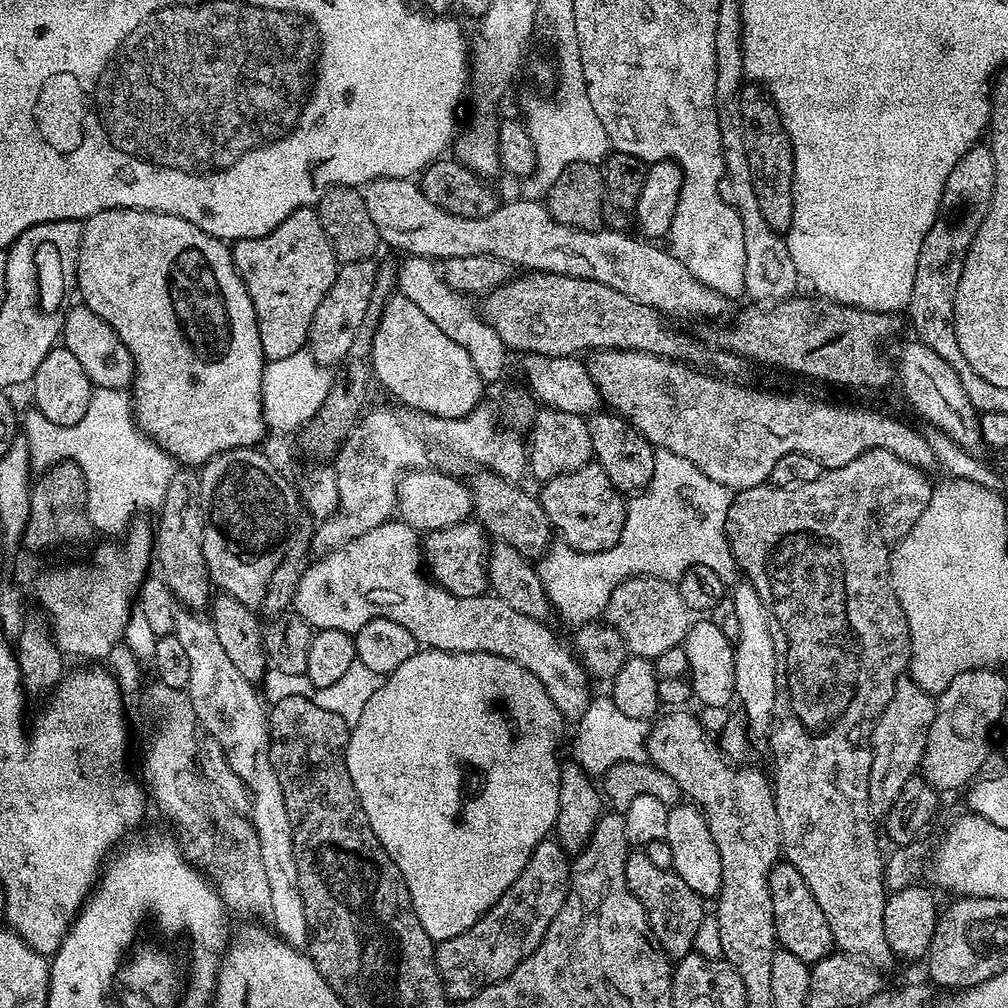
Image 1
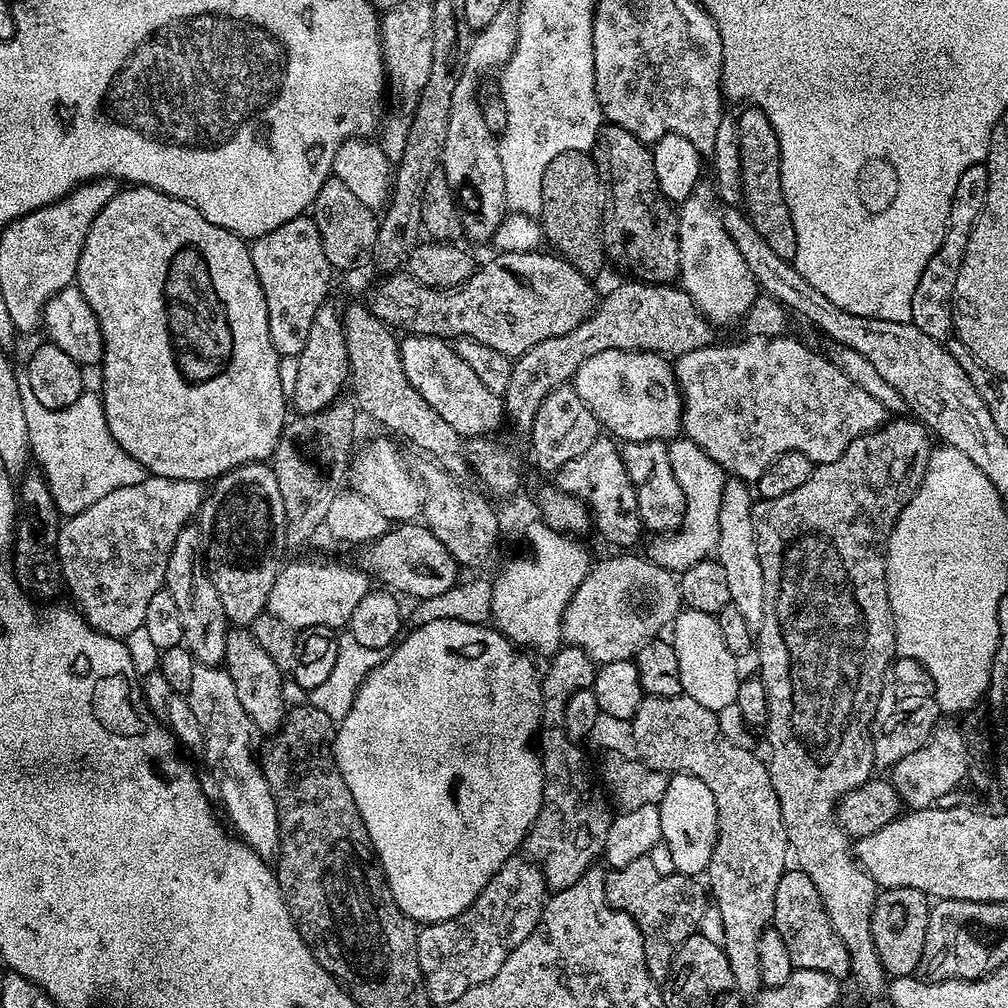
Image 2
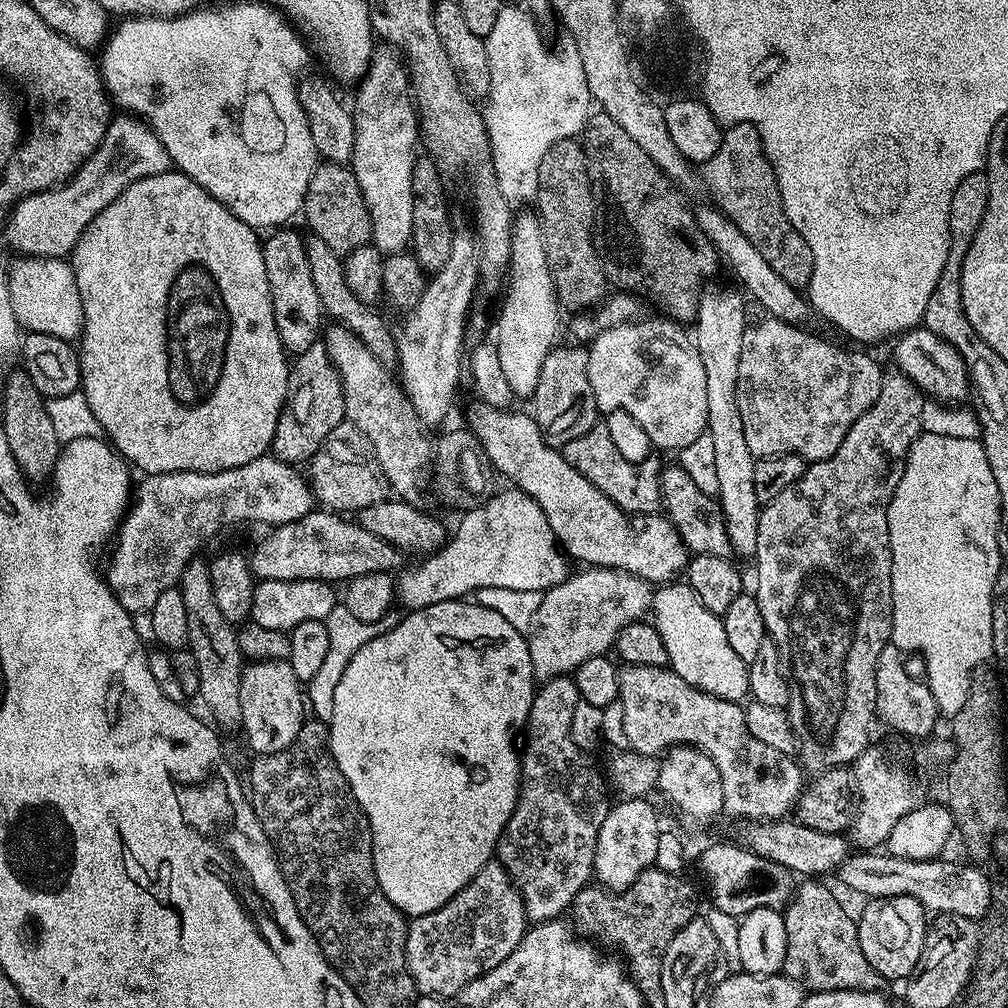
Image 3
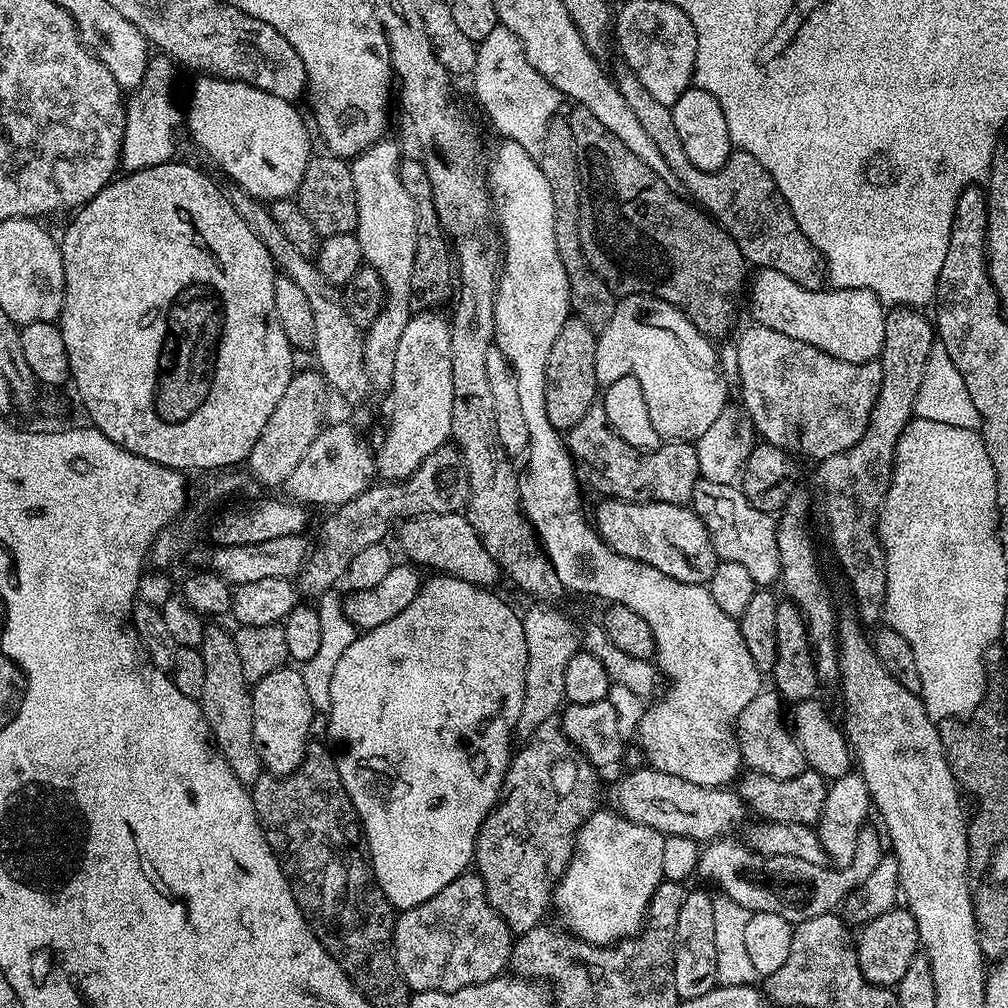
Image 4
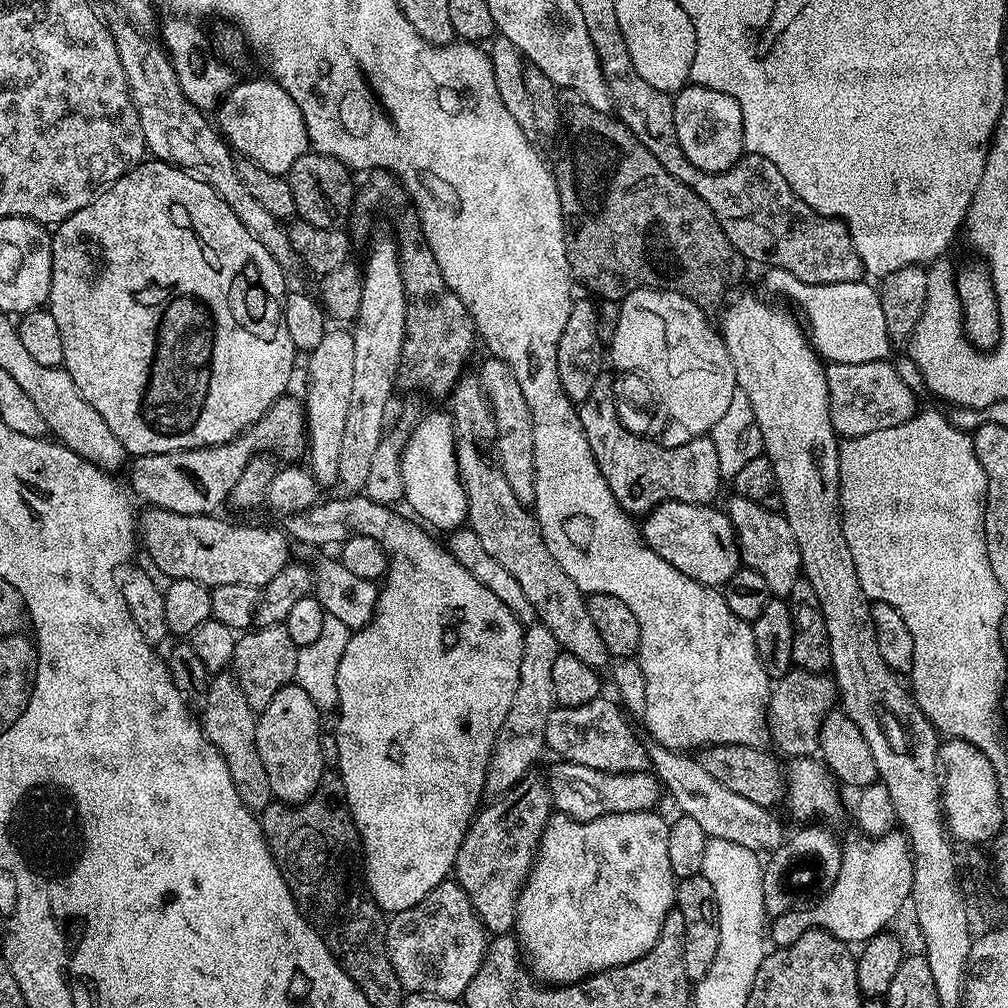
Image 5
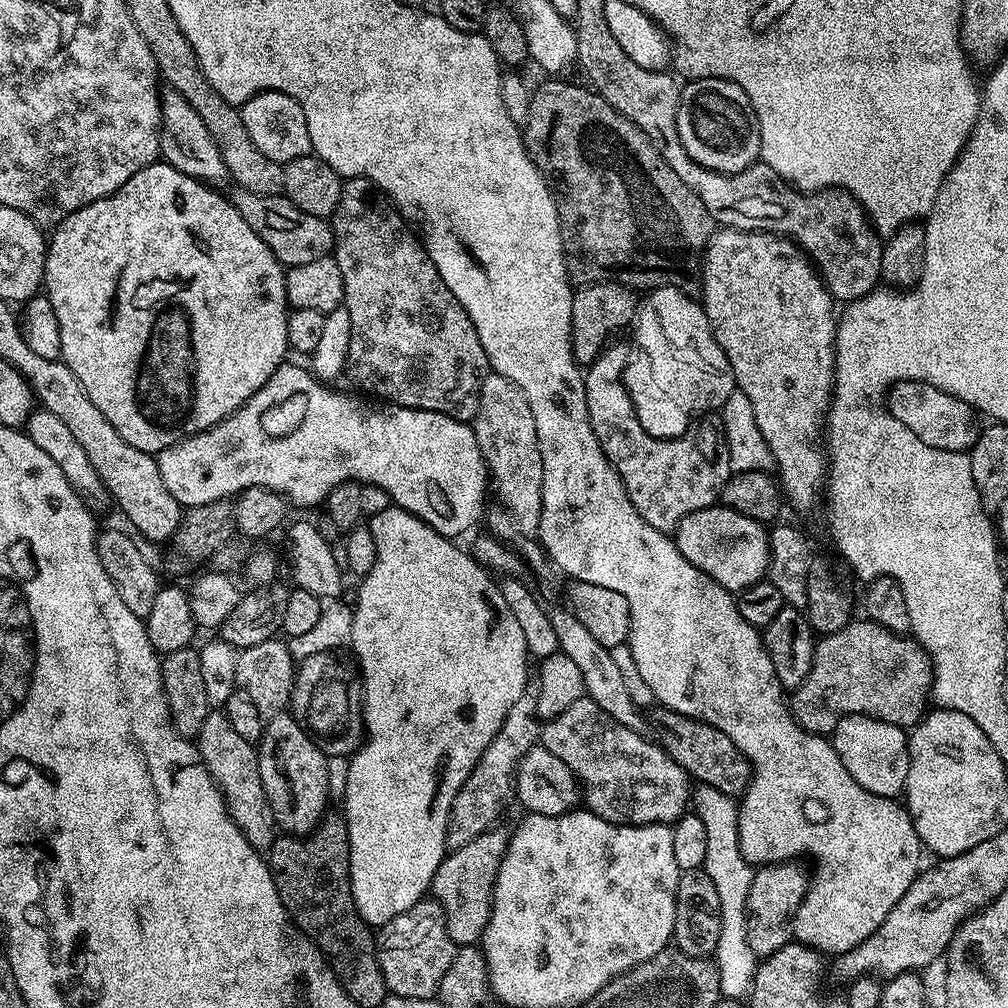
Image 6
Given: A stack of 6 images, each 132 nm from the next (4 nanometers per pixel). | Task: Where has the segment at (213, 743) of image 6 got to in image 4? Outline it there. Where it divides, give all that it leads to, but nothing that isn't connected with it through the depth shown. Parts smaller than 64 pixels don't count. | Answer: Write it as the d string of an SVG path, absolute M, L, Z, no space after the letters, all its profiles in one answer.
M205 627L199 646L202 662L206 662L206 690L198 703L204 710L204 721L216 745L226 758L230 770L245 786L251 786L262 775L258 750L254 746L254 710L250 681L242 674L242 662L238 659L238 646L233 633L224 628Z

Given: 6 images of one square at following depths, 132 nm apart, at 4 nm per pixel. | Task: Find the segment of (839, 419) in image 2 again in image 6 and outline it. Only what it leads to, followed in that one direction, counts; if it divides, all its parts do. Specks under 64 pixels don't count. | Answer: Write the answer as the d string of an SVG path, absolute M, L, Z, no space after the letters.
M897 379L886 393L886 411L902 426L910 426L926 446L951 452L968 452L981 439L980 424L976 421L977 409L962 398L943 392L938 386L930 386L921 380Z

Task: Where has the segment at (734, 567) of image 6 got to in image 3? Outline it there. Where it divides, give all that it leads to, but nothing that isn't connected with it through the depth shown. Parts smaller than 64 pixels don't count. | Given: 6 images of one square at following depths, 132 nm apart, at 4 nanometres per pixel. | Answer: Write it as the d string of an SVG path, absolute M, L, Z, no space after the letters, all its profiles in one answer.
M475 403L468 408L466 424L484 448L489 465L499 475L501 472L510 483L517 484L523 495L534 498L534 502L542 506L542 514L546 514L546 522L550 522L550 530L554 530L557 544L573 561L581 560L584 566L626 570L656 586L675 581L679 577L676 575L679 572L681 575L687 569L690 559L688 547L684 545L676 527L668 521L667 515L624 512L617 504L610 502L610 498L606 498L606 494L602 494L594 482L582 478L582 474L578 474L578 470L566 462L561 449L552 448L545 442L535 416L527 411L512 412L508 408L495 408L492 404Z

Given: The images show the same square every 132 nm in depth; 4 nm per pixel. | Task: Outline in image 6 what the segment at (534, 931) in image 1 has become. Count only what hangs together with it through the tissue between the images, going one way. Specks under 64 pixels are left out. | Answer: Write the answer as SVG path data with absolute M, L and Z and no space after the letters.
M431 898L419 900L410 910L383 924L374 939L378 966L389 993L402 998L435 997L458 947L446 930L442 906Z

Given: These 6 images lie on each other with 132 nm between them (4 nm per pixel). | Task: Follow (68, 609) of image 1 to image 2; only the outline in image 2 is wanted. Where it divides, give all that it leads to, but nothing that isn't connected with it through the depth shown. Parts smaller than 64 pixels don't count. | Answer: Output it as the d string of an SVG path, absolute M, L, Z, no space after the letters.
M146 476L138 484L122 486L106 494L83 512L67 517L61 523L55 551L60 576L75 600L73 603L92 628L123 639L144 625L150 600L164 585L166 563L174 542L203 507L206 492L202 488L196 480Z

